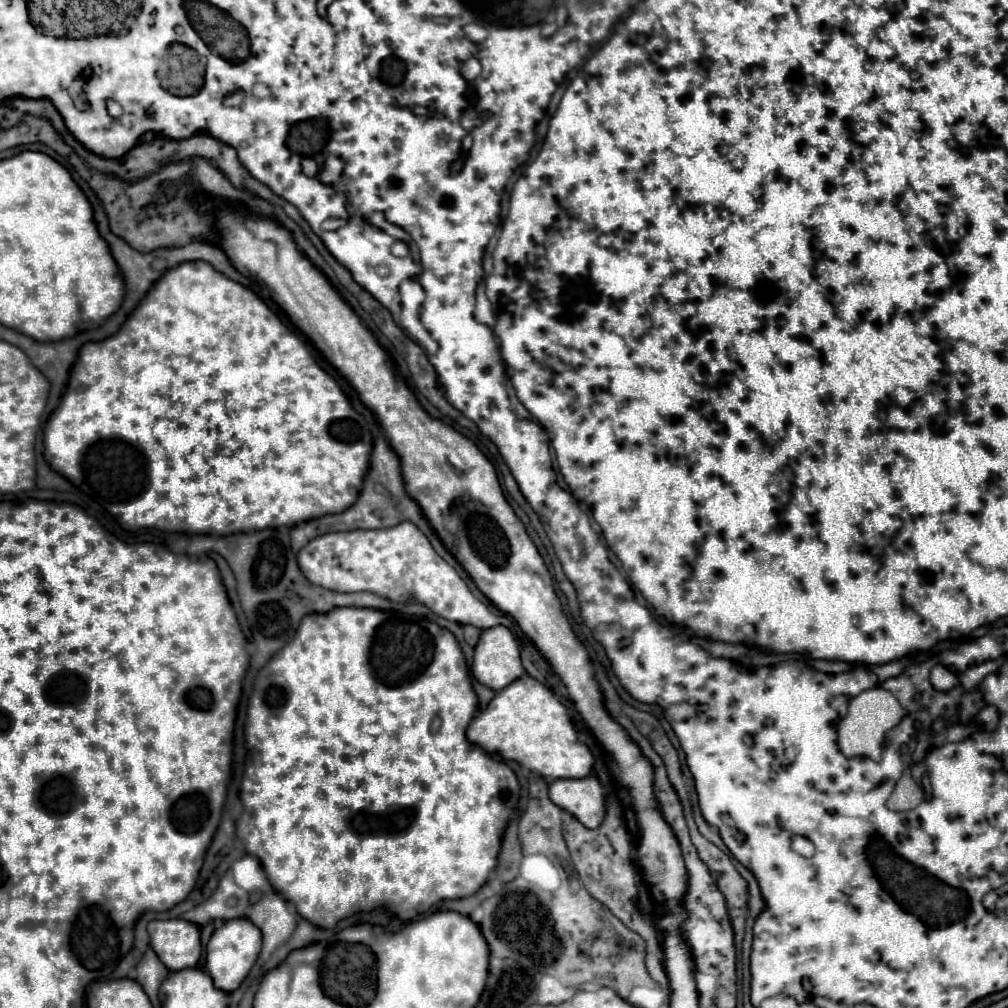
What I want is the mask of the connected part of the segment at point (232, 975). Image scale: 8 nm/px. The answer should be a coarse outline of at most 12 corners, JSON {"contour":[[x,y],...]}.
{"contour":[[233,918],[213,932],[205,968],[219,990],[241,986],[261,930]]}

